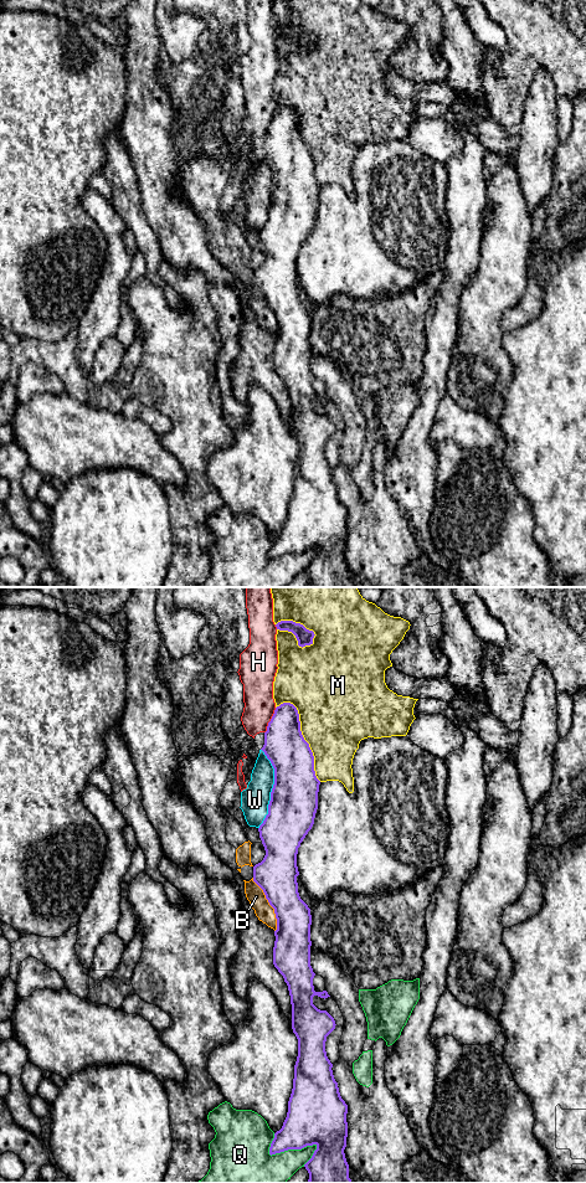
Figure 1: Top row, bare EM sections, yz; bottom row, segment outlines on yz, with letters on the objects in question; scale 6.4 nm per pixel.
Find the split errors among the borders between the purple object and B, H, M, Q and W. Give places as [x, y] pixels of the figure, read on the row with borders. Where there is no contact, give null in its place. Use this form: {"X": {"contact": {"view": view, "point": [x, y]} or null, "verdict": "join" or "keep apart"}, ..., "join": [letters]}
{"B": {"contact": {"view": "yz", "point": [270, 904]}, "verdict": "keep apart"}, "H": {"contact": {"view": "yz", "point": [271, 720]}, "verdict": "keep apart"}, "M": {"contact": {"view": "yz", "point": [303, 739]}, "verdict": "keep apart"}, "Q": {"contact": {"view": "yz", "point": [292, 1148]}, "verdict": "keep apart"}, "W": {"contact": {"view": "yz", "point": [272, 788]}, "verdict": "keep apart"}, "join": []}

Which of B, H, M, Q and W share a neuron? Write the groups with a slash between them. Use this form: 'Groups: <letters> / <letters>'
Groups: B / H / M / Q / W

